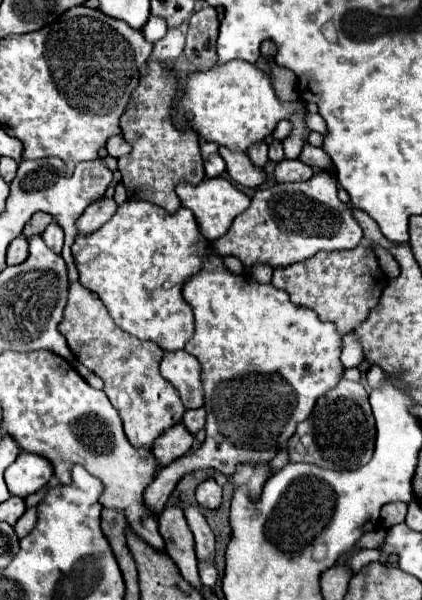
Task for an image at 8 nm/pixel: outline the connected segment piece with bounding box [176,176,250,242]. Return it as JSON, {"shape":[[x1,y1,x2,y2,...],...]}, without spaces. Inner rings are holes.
{"shape":[[216,176,216,178,204,178,202,182,198,184,190,184,190,182,180,182,176,186,176,194,182,202,184,208,190,208,194,212,194,218,198,222,198,230,200,234,208,240,208,242,214,242,216,238,224,236,232,224,232,220,242,214,248,206,250,206,250,198,240,192,232,182,228,182,226,178,222,176]]}

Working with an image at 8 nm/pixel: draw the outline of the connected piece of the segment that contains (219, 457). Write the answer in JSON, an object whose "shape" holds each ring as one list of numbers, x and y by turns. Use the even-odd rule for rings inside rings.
{"shape":[[212,248,206,250,200,272,186,280,182,294,184,300,192,306,196,318,196,332,184,350,196,356,202,364,204,408,208,412,206,440,196,452,190,452,184,458,172,462,172,466,158,470,154,482,144,492,146,508,154,514,164,508,172,490,188,472,212,468,224,476,232,476,238,464,270,462,296,432,298,422,310,416,316,400,328,392,328,388,334,388,344,372,340,364,342,338,332,322,320,322,316,312,292,304,288,294,280,288,274,288,272,284,260,284,252,276,228,274,220,254,216,254]]}

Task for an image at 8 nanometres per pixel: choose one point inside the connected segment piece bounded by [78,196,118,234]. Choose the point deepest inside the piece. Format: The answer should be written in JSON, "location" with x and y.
{"location":[100,212]}

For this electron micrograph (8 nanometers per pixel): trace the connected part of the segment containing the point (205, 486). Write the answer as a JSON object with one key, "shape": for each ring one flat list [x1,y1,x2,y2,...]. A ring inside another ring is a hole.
{"shape":[[208,478,196,488,196,500,202,508,216,510,222,504,222,488,216,484,214,478]]}

